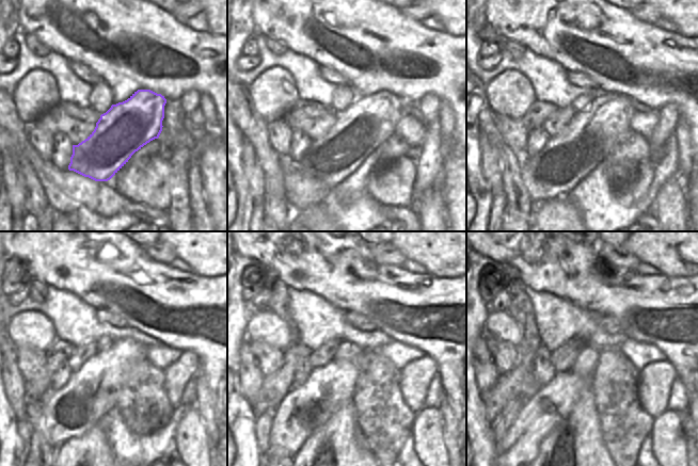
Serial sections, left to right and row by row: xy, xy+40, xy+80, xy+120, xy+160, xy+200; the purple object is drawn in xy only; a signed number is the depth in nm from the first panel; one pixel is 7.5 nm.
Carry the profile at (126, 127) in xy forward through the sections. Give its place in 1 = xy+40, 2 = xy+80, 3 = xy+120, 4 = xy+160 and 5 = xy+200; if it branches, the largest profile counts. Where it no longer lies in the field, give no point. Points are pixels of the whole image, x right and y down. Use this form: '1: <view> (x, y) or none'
1: xy+40 (358, 131)
2: xy+80 (568, 158)
3: xy+120 (92, 391)
4: xy+160 (305, 410)
5: xy+200 (541, 412)

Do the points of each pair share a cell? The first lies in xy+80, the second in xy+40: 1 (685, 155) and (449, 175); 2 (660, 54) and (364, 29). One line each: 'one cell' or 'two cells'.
1: two cells
2: one cell

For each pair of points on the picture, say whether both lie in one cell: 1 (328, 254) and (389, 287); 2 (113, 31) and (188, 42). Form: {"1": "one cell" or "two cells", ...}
{"1": "one cell", "2": "one cell"}

